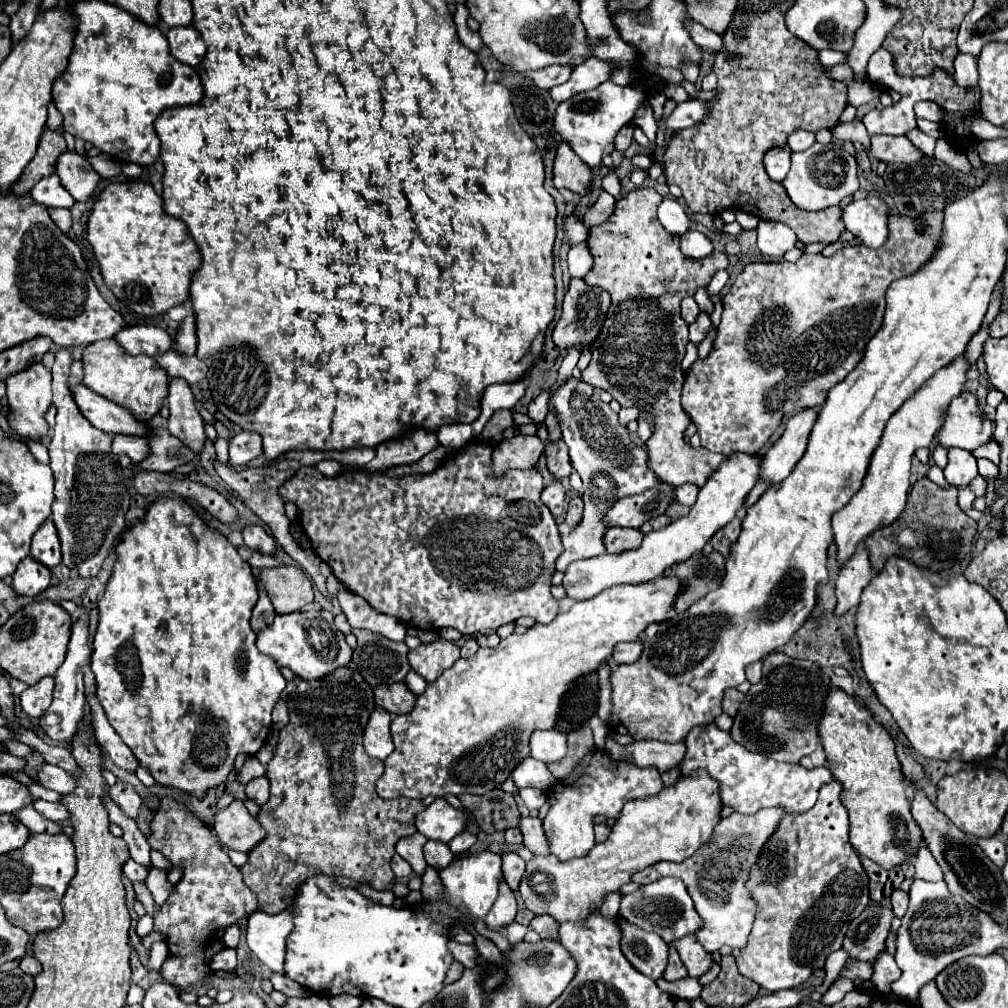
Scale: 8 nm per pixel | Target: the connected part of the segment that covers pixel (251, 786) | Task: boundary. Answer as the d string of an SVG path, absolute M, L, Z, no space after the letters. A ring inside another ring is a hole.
M260 776L260 778L254 778L246 784L246 796L250 800L254 800L258 806L266 804L268 798L270 798L270 792L268 792L268 778L266 776Z

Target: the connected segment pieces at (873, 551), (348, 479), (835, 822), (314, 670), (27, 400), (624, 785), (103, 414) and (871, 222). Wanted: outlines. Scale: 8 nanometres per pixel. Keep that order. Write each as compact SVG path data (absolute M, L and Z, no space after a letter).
M920 478L920 480L912 486L912 492L908 494L908 504L906 504L904 512L902 512L902 514L896 518L896 522L892 522L890 526L884 526L882 530L872 532L872 534L866 538L866 546L868 546L868 550L870 550L870 562L872 562L872 568L874 568L876 572L882 570L884 562L886 562L890 556L908 558L908 560L912 560L916 566L928 568L928 570L932 570L932 572L946 572L946 570L952 570L952 566L954 566L956 562L962 562L962 560L970 554L974 536L976 536L976 522L960 510L960 506L958 506L958 488L956 488L956 486L950 486L950 488L946 490L946 488L936 486L936 484L930 482L928 478Z
M480 442L480 444L468 444L458 452L448 454L434 472L430 474L410 474L410 476L388 476L384 472L366 472L364 468L348 468L338 476L326 478L320 474L314 466L300 466L298 474L288 478L284 486L280 486L280 496L286 502L294 502L298 506L298 522L304 528L306 536L312 542L314 552L326 562L332 570L334 576L354 594L366 598L378 612L396 616L408 626L420 628L420 630L432 630L432 628L444 628L452 626L460 630L464 636L480 634L486 630L496 630L504 624L516 622L522 616L530 616L540 624L548 624L558 616L558 602L552 598L550 588L552 588L552 576L556 572L556 558L564 552L560 546L560 532L556 528L554 516L550 510L540 504L540 492L542 492L542 474L536 468L528 470L508 470L504 476L494 476L490 466L492 466L492 444Z
M832 780L820 788L818 802L804 814L792 816L786 814L776 828L776 834L764 844L756 864L748 874L748 892L756 902L756 920L748 938L748 944L736 956L740 974L754 980L758 986L778 992L784 988L798 988L804 984L816 970L824 968L824 962L830 952L842 948L844 934L854 916L860 916L868 906L868 876L864 876L858 854L848 842L848 810L840 802L842 786Z
M310 612L278 614L268 628L258 632L258 640L256 640L260 652L272 656L278 662L278 666L288 666L306 680L322 678L330 674L334 668L346 666L352 658L352 648L346 644L344 634L336 630L332 612L330 612L330 622L324 620L326 612L312 612L312 614L316 614L320 620L316 620L314 616L310 618Z
M42 362L32 364L30 368L20 370L6 378L6 396L8 396L8 406L12 408L10 426L22 440L42 440L48 436L48 424L44 420L44 414L52 404L50 384L52 384L52 374Z
M592 750L588 752L578 766L564 778L556 782L556 786L548 792L548 816L544 818L544 832L550 844L550 852L566 862L572 858L580 858L590 852L594 842L594 816L604 814L608 818L618 818L620 810L626 802L638 798L650 798L652 794L660 794L664 788L658 770L654 768L638 768L626 762L614 762L606 752Z
M78 386L72 388L74 400L80 406L82 414L100 430L108 432L108 434L126 434L126 436L142 436L146 438L146 434L150 434L150 426L136 420L132 416L132 412L128 412L128 408L98 396L96 392L92 392L86 386Z
M870 196L864 200L852 200L844 210L846 228L872 250L884 246L888 240L890 208L884 200Z

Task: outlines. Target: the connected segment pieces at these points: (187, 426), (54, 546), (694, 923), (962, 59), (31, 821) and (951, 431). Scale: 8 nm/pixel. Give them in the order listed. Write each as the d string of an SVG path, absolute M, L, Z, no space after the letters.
M172 378L168 392L168 430L198 454L204 446L206 434L204 420L196 410L196 398L184 378Z
M48 518L34 534L32 538L32 550L30 556L48 568L54 568L62 562L62 550L60 540L56 534L56 526L52 526L52 518Z
M672 876L660 878L646 886L640 886L640 890L636 890L634 894L622 896L620 916L624 916L628 922L640 926L642 930L656 932L666 944L686 936L686 934L694 934L700 928L700 916L694 910L692 898L688 896L684 882L678 878L672 878Z
M958 54L954 60L954 80L964 86L964 88L972 88L978 84L978 70L976 70L976 56L970 54Z
M32 806L16 812L16 818L20 818L20 822L34 834L42 834L42 832L48 832L48 834L62 834L62 826L40 816Z
M962 392L952 400L948 416L940 428L938 442L946 448L964 448L974 452L980 444L992 438L992 422L980 412L976 396Z

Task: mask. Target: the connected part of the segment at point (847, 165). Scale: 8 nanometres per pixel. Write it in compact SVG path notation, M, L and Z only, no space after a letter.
M814 142L808 150L792 154L792 168L790 168L788 176L784 178L782 186L786 188L790 200L798 208L822 210L822 208L840 204L842 198L852 196L858 190L858 164L856 164L854 156L850 152L846 152L844 148L840 148L832 142L830 144Z

